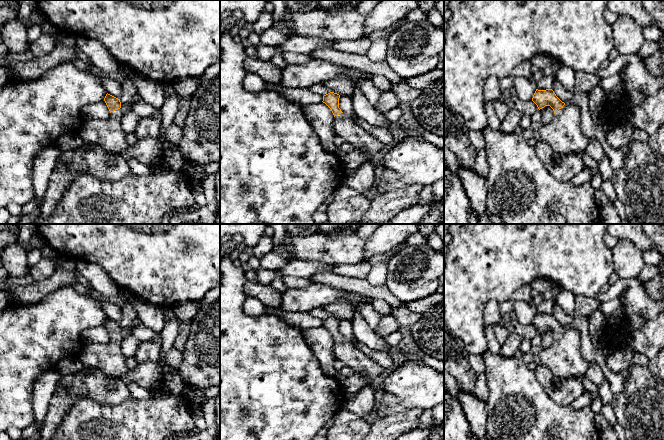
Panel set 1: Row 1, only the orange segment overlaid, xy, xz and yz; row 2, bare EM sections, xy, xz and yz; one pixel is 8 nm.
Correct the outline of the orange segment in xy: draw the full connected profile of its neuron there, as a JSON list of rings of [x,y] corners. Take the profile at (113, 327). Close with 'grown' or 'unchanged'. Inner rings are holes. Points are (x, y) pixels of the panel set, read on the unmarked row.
[[[106,318],[104,325],[110,340],[104,344],[83,345],[78,358],[86,367],[100,370],[112,377],[124,377],[130,373],[121,345],[124,340],[120,323]]] | grown

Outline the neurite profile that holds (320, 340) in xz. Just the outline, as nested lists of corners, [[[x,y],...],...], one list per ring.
[[[323,326],[313,327],[304,330],[306,342],[316,355],[321,369],[328,376],[334,376],[335,357],[333,355],[334,339],[331,333]]]

